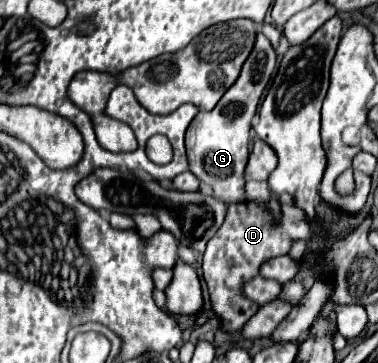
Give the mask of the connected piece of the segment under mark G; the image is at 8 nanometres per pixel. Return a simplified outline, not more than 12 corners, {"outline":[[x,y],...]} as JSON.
{"outline":[[256,42],[238,80],[186,130],[190,172],[244,200],[250,120],[276,64]]}

